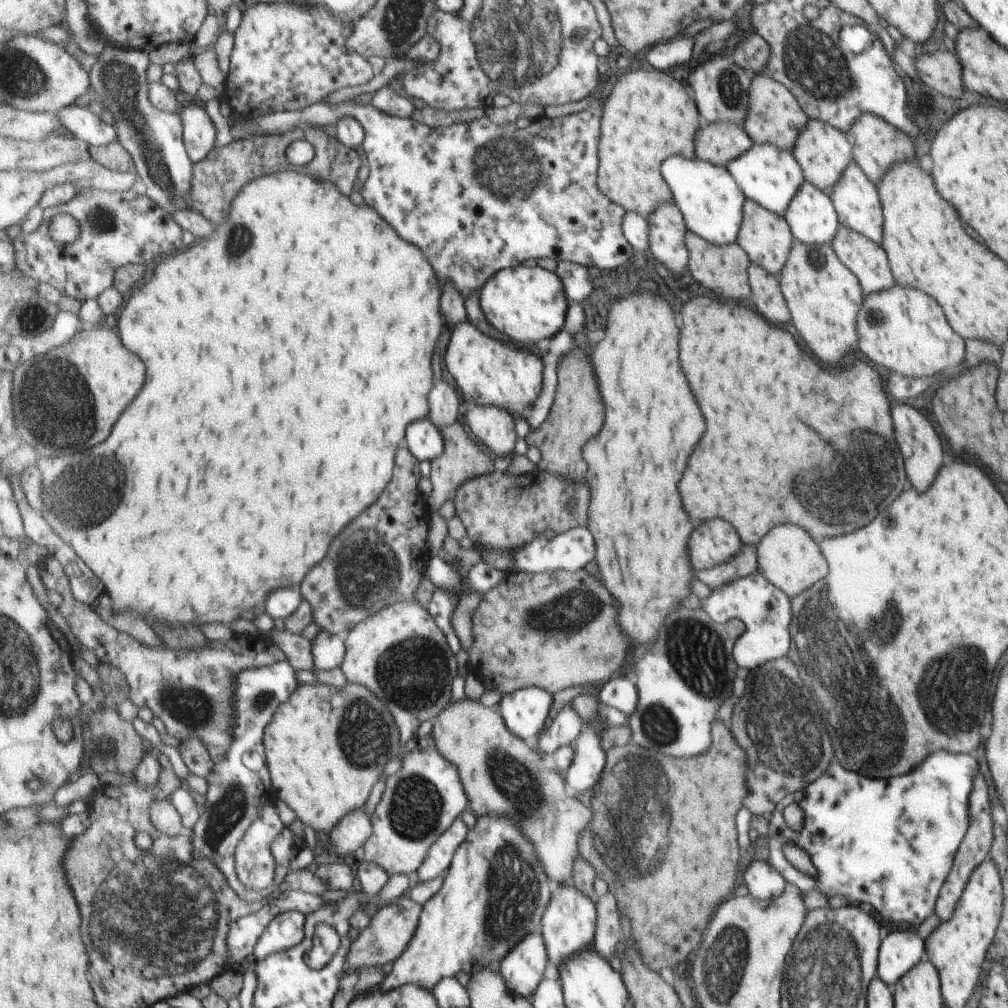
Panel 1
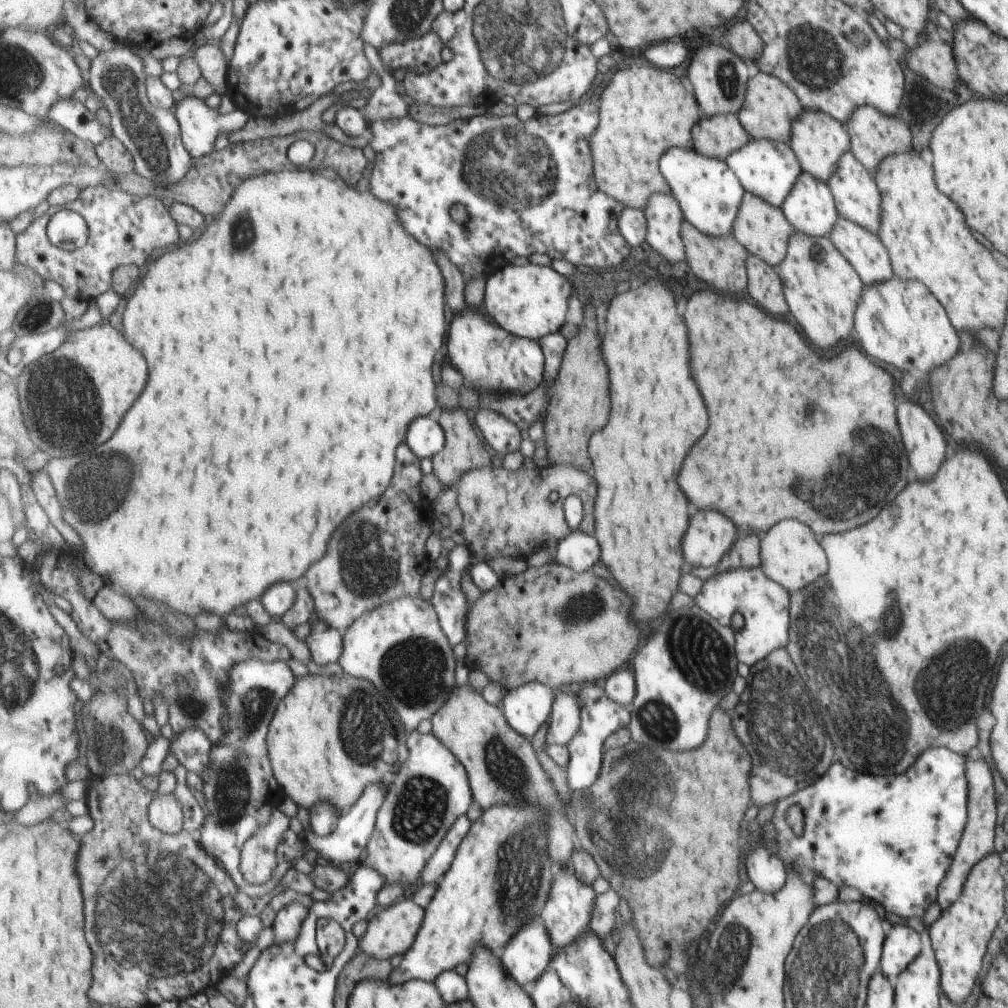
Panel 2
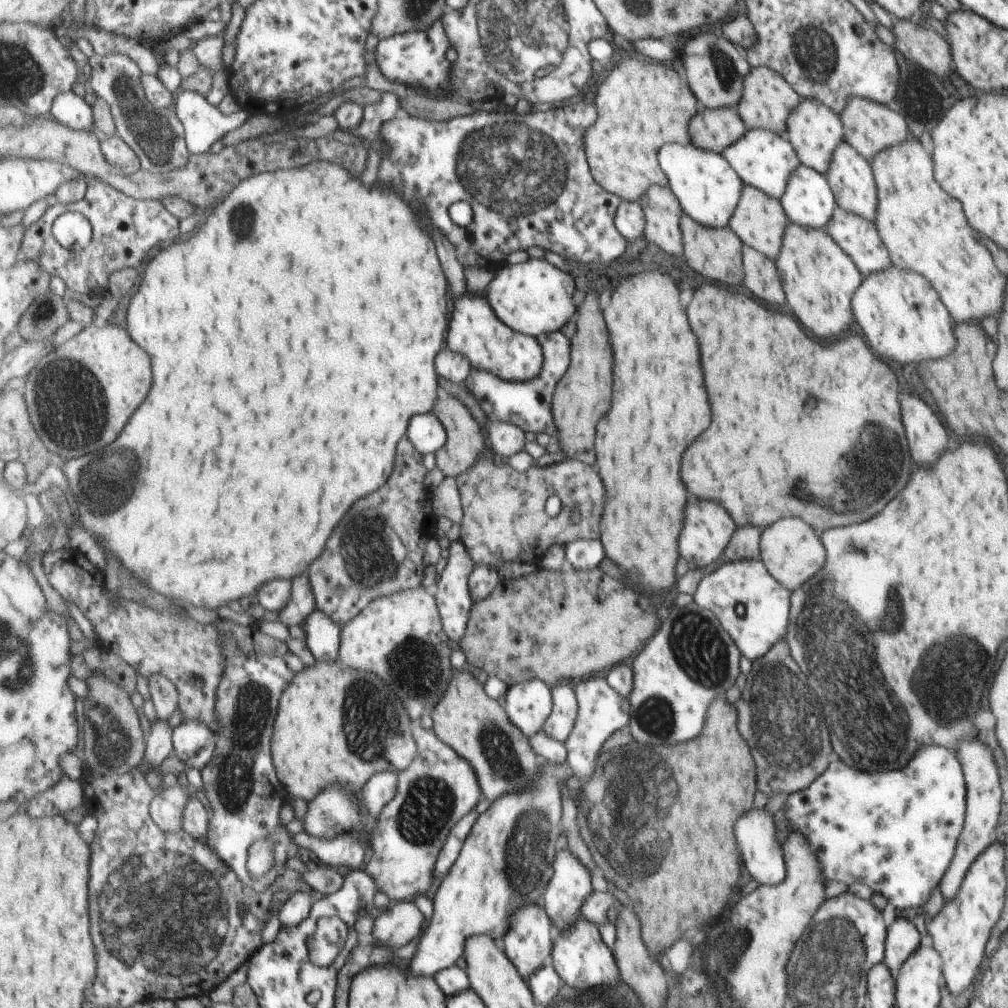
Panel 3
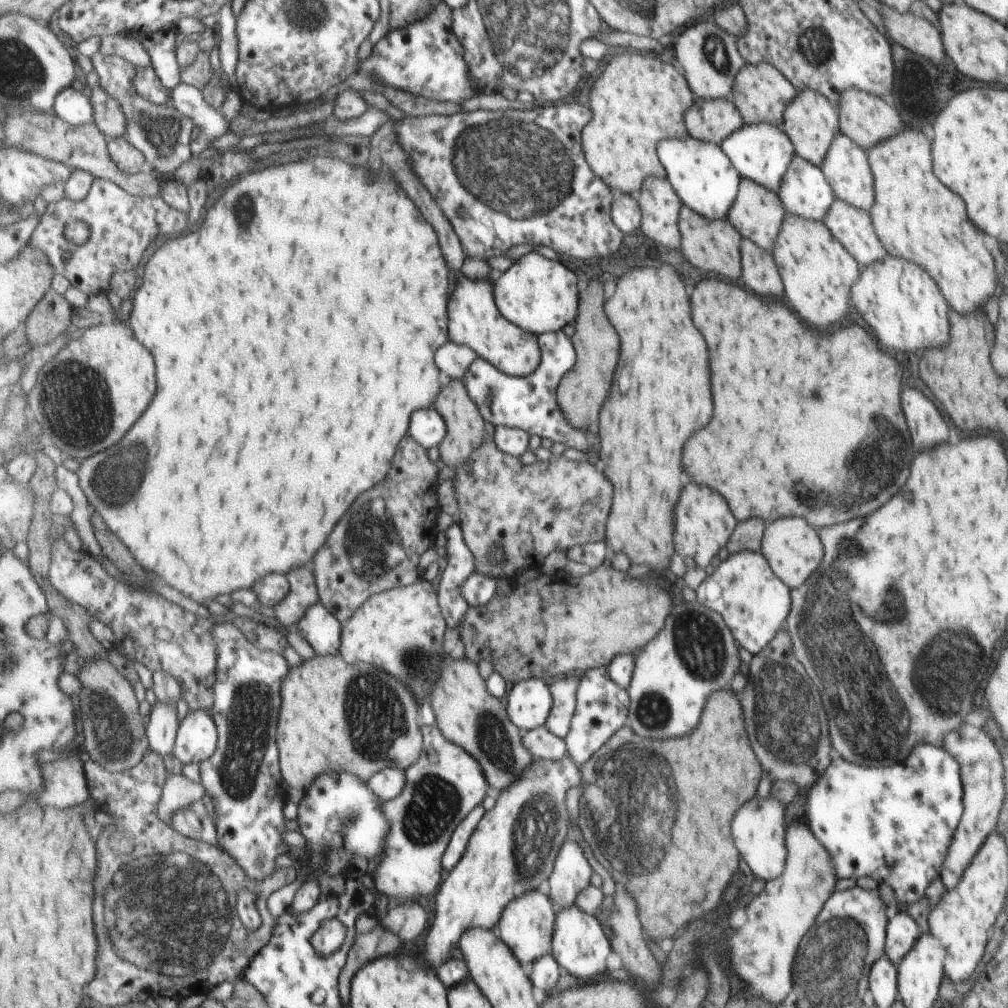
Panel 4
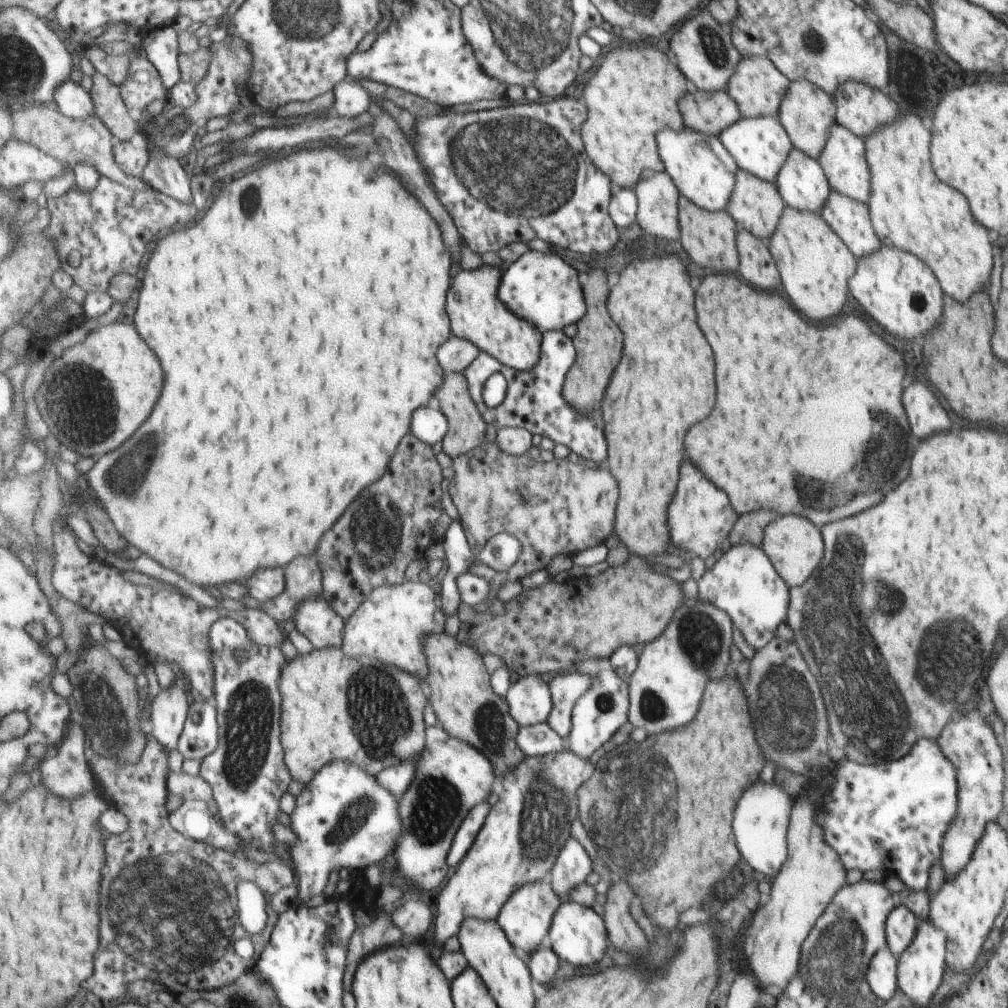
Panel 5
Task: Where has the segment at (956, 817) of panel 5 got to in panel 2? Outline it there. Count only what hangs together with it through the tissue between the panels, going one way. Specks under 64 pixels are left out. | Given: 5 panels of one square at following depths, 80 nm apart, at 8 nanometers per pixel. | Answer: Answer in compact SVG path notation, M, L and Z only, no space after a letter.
M977 754L963 755L965 778L967 781L967 824L964 826L964 832L960 836L960 842L957 845L955 856L952 858L952 864L949 865L945 873L944 880L937 885L936 902L941 910L946 909L960 895L962 884L970 871L970 868L983 858L986 854L994 850L994 826L996 821L996 800L995 789L992 781L990 766Z

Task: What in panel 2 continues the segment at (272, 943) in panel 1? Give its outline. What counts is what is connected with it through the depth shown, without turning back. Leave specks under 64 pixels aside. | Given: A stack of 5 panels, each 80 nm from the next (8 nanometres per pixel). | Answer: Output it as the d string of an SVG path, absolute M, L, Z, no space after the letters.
M300 902L283 906L272 926L274 933L273 944L280 945L287 941L296 940L309 913L310 908Z

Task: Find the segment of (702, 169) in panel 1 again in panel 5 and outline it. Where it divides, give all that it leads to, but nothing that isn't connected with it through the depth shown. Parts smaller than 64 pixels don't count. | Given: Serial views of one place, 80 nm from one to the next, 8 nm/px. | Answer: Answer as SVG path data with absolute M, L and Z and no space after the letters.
M685 126L678 131L661 129L661 138L657 138L657 148L661 150L659 155L664 171L675 183L681 196L706 211L724 210L738 166L717 136L700 133Z

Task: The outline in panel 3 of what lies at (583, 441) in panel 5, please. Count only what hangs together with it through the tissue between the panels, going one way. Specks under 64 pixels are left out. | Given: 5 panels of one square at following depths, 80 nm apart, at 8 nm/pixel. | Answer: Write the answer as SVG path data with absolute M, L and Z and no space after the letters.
M563 332L545 333L539 337L544 350L544 368L533 381L515 382L498 377L494 372L473 367L464 384L470 394L478 401L485 416L493 423L506 422L522 428L525 432L545 432L560 436L560 430L553 412L554 394L559 381L568 373L572 365L572 339Z

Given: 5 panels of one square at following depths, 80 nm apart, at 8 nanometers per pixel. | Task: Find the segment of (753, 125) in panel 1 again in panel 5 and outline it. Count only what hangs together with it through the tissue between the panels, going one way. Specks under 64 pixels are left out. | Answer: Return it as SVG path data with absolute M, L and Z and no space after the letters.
M766 56L740 57L736 68L727 82L727 94L736 102L741 116L775 117L780 102L789 90L790 81Z

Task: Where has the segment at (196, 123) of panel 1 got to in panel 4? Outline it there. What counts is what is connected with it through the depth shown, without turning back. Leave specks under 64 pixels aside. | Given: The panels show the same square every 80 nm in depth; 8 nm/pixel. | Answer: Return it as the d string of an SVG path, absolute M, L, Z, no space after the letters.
M181 82L171 88L173 104L199 126L199 133L192 142L192 152L201 154L209 144L223 136L229 130L229 121L225 120L219 109L214 109L196 86Z

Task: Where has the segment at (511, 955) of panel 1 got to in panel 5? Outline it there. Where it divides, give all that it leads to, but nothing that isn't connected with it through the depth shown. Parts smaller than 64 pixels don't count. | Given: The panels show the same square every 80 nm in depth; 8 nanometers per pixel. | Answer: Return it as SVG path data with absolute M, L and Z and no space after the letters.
M539 881L516 890L501 909L497 919L501 928L508 934L509 940L519 950L532 956L541 945L548 943L548 934L551 932L553 919L562 904L562 896L553 888L552 882Z

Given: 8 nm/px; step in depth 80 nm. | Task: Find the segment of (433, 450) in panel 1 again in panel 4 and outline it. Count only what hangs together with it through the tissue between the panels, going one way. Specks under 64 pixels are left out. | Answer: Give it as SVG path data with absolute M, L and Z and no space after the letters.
M435 408L417 409L412 414L409 434L417 439L425 448L439 447L446 439L448 426L443 415Z

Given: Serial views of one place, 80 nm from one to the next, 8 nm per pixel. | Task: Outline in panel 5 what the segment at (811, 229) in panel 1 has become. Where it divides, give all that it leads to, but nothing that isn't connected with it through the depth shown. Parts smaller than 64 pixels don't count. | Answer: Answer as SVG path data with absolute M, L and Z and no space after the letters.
M795 147L789 151L785 157L781 168L777 171L774 180L775 186L779 188L780 197L784 199L784 204L800 211L819 213L827 195L831 190L826 176L816 159L811 158Z

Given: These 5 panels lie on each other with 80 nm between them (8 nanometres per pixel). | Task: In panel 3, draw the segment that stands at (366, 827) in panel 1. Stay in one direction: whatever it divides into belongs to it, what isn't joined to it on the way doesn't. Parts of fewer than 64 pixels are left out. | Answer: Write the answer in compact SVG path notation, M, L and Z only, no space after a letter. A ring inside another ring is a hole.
M398 771L380 772L364 786L364 808L376 819L385 805L398 793L399 775ZM303 831L294 835L294 841L303 852L313 851L323 864L341 872L365 870L365 847L369 842L358 832L341 835L336 839L322 839Z

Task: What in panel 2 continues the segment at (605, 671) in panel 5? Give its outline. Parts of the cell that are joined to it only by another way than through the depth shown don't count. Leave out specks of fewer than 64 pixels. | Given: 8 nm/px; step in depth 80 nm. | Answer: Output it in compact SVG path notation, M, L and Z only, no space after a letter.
M591 683L581 690L576 689L576 694L580 700L582 721L578 733L566 744L570 750L567 783L574 794L585 791L599 778L606 753L605 740L621 728L629 728L632 719L631 709L615 702L603 684Z

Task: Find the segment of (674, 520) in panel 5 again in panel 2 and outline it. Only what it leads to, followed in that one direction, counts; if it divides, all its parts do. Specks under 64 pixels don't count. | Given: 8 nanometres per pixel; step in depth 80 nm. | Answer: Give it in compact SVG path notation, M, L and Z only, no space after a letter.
M697 510L689 518L689 534L685 534L685 562L693 571L704 573L735 544L739 536L735 524L715 510Z

